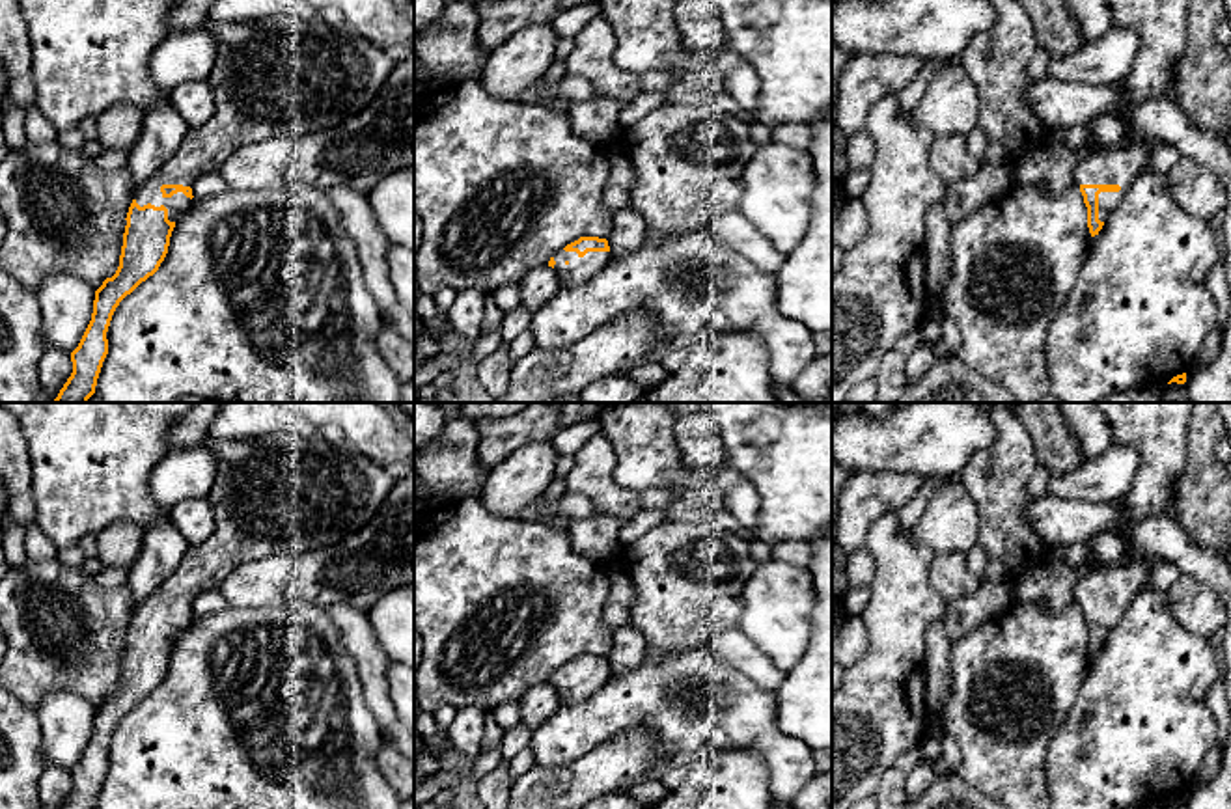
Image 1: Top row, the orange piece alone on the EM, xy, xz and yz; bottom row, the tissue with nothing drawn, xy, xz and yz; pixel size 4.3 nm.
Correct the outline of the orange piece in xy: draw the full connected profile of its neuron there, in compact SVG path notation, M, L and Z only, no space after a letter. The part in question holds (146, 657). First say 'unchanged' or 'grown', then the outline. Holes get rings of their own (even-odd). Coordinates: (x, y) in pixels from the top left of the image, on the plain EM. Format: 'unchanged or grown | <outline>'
grown | M317 432L308 438L289 434L250 440L207 438L205 444L218 464L207 494L214 529L203 542L188 544L170 578L136 606L125 636L119 684L95 708L91 738L71 770L73 790L60 809L95 809L108 772L106 749L112 733L127 712L159 688L177 636L192 623L190 604L200 593L218 589L239 565L280 552L298 555L345 541L371 520L395 485L386 466L354 449L338 449Z

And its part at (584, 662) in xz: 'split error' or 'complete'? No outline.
split error

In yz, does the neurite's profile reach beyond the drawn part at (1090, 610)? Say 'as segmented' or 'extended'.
extended

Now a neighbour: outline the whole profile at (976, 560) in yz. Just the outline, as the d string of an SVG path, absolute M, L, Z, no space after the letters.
M979 542L968 550L966 567L972 574L983 578L987 570L987 563L989 563L987 552Z

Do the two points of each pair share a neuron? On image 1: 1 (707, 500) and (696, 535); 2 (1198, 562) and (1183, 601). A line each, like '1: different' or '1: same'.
1: different
2: different

